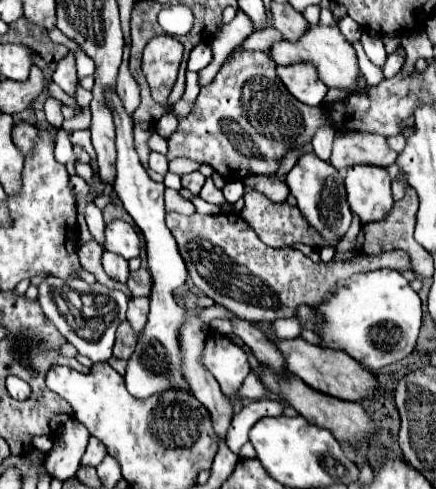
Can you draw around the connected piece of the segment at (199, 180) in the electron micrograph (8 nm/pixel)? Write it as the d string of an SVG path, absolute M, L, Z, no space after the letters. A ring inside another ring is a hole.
M194 172L194 174L188 174L188 176L184 176L182 178L182 186L186 188L186 190L190 190L192 194L200 194L200 190L202 190L202 186L204 186L204 176L200 174L200 172Z

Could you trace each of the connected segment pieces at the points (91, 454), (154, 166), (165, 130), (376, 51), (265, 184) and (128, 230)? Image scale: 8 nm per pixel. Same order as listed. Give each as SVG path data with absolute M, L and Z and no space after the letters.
M90 436L88 448L86 448L84 456L82 456L82 464L84 464L84 466L98 466L98 464L104 460L106 454L108 454L108 452L106 452L104 444L102 444L98 438Z
M150 152L150 169L163 174L168 171L168 160L164 154L158 154L158 152Z
M172 114L163 115L158 122L156 122L156 132L164 137L169 138L178 126L177 118Z
M364 31L360 38L360 43L366 56L374 65L378 67L384 66L384 62L386 62L386 50L384 50L380 34Z
M248 176L242 180L246 188L250 190L258 190L264 192L266 198L270 198L272 202L284 202L288 196L288 186L284 180L278 178L266 178L266 176Z
M112 220L104 228L104 250L124 256L126 260L140 254L138 232L124 220Z

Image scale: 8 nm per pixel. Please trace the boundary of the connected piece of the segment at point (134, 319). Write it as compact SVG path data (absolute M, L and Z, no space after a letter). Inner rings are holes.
M132 298L128 302L128 314L126 314L126 318L128 318L128 322L130 322L138 336L142 334L146 318L148 318L148 304L150 304L148 298Z

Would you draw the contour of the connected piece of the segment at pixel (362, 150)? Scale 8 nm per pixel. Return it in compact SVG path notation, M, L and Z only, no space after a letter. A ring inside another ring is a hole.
M336 132L330 164L342 172L350 166L390 166L396 160L396 152L388 146L384 136L376 134L340 134Z

